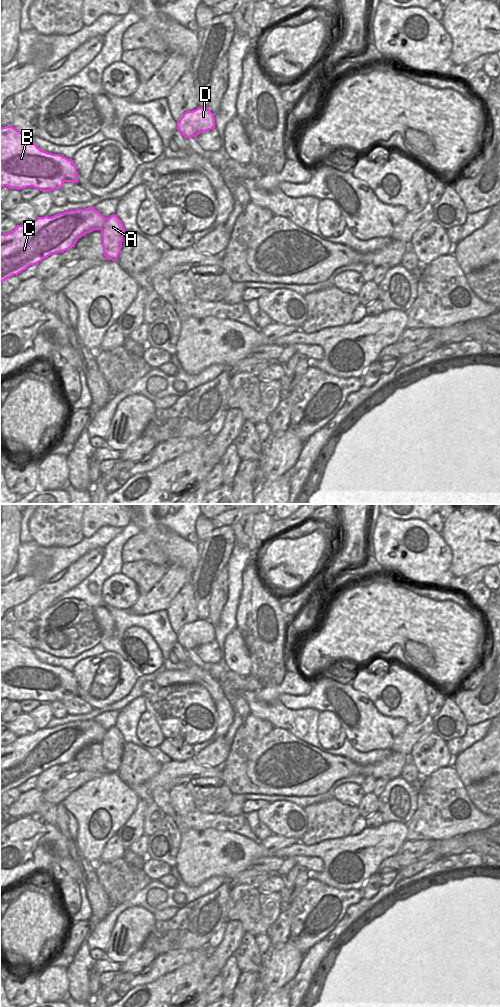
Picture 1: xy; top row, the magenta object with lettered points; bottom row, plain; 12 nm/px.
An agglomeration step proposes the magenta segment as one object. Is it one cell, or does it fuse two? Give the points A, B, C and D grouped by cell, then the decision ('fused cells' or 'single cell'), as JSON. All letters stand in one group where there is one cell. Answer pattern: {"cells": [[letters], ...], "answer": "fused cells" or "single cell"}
{"cells": [["A", "B", "D"], ["C"]], "answer": "fused cells"}

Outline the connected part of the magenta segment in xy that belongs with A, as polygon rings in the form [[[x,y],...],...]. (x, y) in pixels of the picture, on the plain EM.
[[[115,726],[107,730],[101,742],[103,766],[106,771],[117,772],[121,764],[124,744],[123,735]]]

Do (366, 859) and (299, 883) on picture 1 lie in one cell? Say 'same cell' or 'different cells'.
different cells

